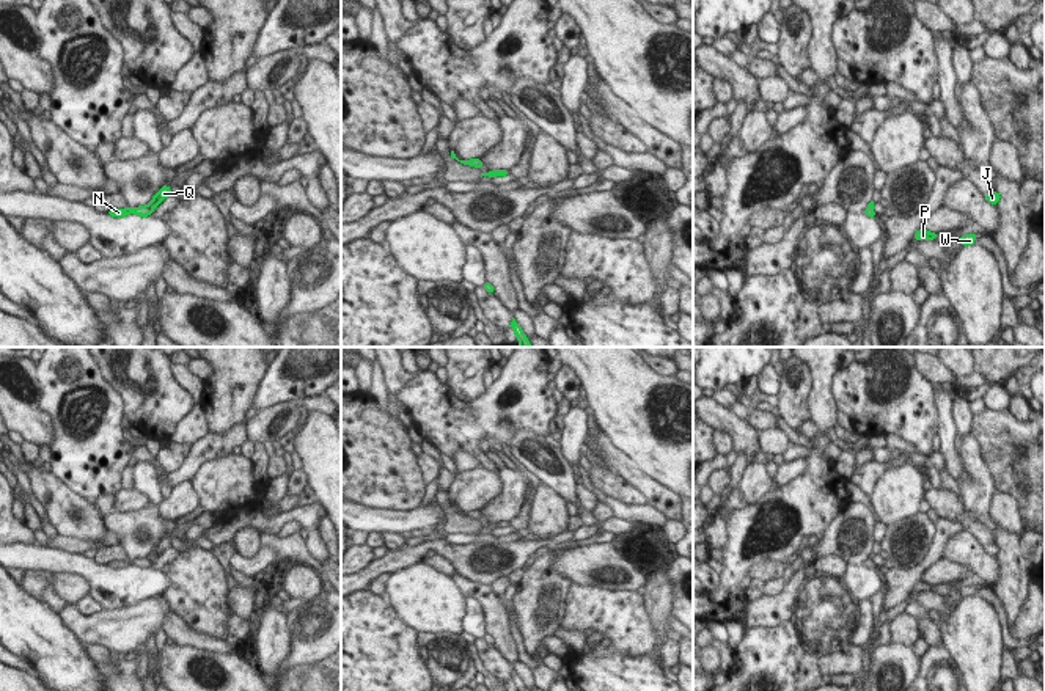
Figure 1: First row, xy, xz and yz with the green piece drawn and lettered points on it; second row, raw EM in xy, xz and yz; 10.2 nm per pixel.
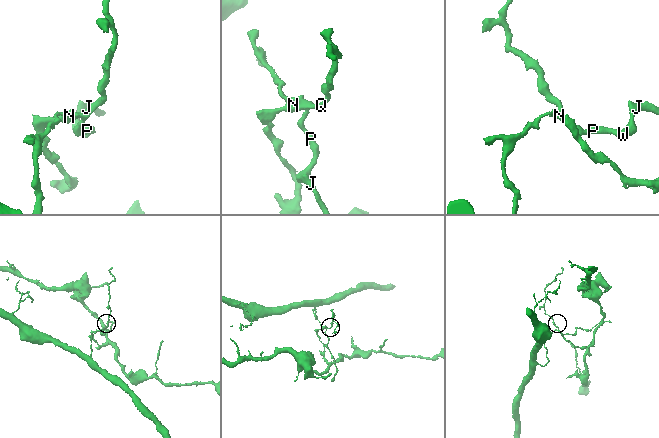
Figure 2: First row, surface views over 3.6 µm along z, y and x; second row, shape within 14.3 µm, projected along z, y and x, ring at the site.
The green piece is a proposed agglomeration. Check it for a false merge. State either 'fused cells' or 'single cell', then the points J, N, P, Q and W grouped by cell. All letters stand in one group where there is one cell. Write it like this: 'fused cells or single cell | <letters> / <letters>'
fused cells | J P W / N Q

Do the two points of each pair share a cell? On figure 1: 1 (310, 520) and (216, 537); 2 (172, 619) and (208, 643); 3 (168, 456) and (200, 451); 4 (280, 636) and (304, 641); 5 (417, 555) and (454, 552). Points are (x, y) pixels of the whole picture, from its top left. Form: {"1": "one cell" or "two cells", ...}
{"1": "one cell", "2": "one cell", "3": "two cells", "4": "two cells", "5": "one cell"}

